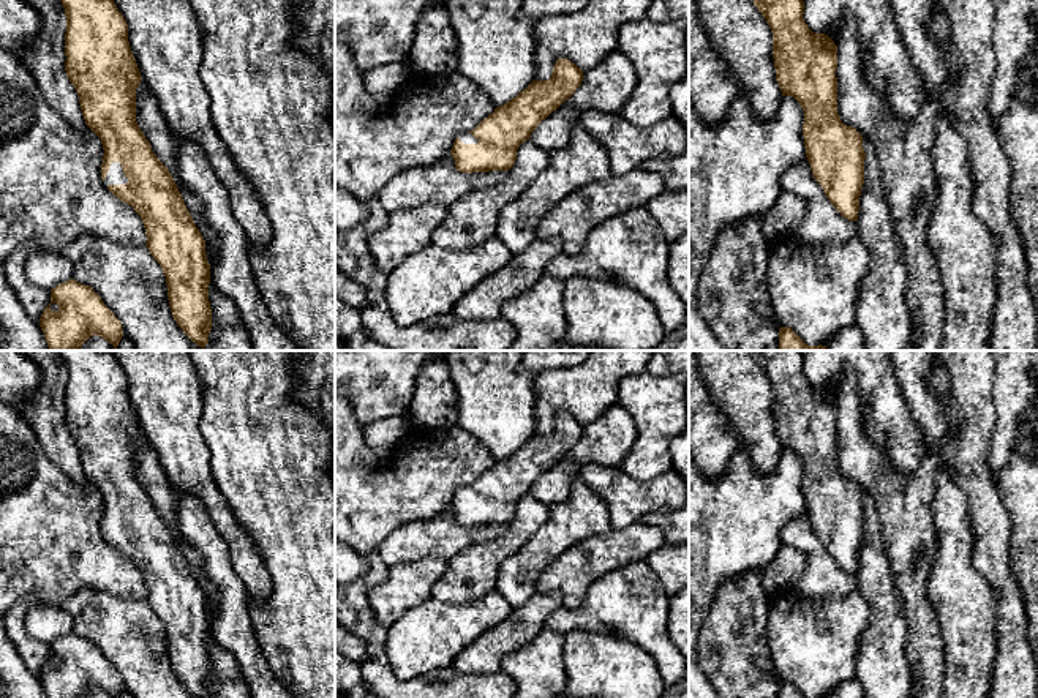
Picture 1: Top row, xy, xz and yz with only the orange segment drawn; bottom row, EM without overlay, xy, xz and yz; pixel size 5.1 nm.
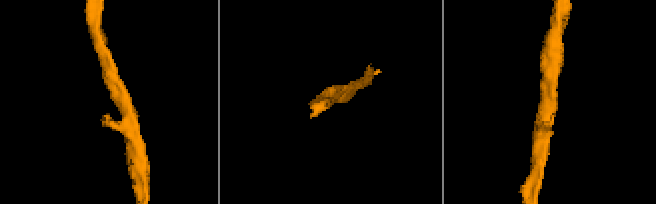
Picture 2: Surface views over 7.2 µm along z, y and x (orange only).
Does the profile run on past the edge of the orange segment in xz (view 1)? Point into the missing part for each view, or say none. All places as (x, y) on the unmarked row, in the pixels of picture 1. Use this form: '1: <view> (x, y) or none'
1: xz (466, 491)

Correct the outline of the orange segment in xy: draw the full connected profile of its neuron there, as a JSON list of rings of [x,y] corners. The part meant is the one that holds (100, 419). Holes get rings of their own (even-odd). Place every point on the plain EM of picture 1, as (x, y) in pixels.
[[[58,351],[66,370],[65,425],[77,445],[85,478],[101,493],[101,532],[107,543],[141,570],[147,602],[166,630],[174,674],[196,698],[207,698],[212,684],[209,655],[210,617],[205,594],[182,548],[156,512],[136,475],[136,442],[142,431],[128,395],[128,379],[111,351]]]

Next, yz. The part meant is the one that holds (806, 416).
[[[752,351],[773,385],[773,412],[782,450],[793,450],[804,464],[803,490],[812,531],[829,556],[848,575],[858,575],[864,537],[863,490],[842,477],[837,467],[837,400],[825,387],[814,387],[804,376],[803,351]]]

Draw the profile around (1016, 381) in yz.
[[[994,351],[994,354],[997,425],[991,437],[987,464],[997,482],[1017,444],[1022,415],[1032,411],[1038,425],[1038,351]]]

